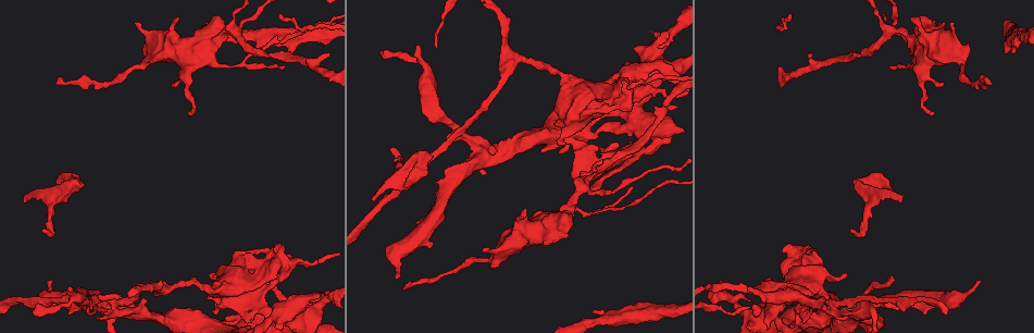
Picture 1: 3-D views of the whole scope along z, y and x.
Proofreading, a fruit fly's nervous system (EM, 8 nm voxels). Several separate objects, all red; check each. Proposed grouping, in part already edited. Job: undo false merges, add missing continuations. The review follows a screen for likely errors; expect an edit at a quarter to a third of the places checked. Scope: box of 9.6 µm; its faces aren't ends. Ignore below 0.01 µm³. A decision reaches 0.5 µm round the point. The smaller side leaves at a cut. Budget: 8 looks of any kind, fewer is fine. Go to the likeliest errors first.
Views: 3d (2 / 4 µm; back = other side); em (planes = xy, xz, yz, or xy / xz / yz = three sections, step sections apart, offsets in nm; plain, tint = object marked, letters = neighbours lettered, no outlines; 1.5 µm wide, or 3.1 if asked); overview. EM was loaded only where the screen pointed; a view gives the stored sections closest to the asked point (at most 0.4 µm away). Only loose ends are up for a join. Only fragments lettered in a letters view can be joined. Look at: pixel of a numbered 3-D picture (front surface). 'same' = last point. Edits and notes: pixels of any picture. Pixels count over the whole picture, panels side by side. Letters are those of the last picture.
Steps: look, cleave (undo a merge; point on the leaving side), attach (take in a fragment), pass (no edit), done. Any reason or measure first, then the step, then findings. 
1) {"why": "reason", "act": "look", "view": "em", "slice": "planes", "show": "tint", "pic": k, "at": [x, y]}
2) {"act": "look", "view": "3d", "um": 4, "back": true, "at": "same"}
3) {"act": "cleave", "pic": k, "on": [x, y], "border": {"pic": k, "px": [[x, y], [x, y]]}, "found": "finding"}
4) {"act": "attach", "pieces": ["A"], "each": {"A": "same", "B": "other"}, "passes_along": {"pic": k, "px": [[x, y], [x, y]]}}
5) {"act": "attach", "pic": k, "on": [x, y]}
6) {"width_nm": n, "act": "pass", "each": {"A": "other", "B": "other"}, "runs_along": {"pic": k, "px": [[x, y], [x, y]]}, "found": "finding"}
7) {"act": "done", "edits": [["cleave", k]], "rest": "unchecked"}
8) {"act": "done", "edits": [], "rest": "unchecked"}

{"why": "an open end", "act": "look", "view": "3d", "um": 2, "pic": 1, "at": [900, 200]}

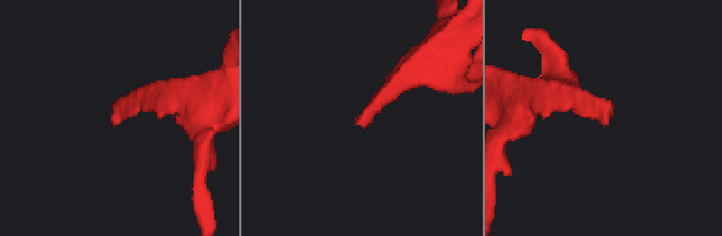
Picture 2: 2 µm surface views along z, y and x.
{"why": "now the EM", "act": "look", "view": "em", "slice": "planes", "show": "letters", "pic": 2, "at": [354, 123]}

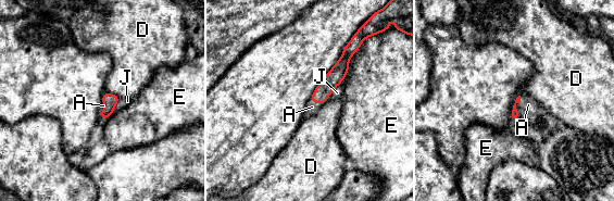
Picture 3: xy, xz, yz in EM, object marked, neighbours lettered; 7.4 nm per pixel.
{"act": "attach", "pieces": ["A"], "each": {"A": "same", "D": "other", "E": "other", "J": "other"}, "passes_along": {"pic": 3, "px": [[514, 113], [515, 107], [528, 104]]}, "found": "it goes on there"}

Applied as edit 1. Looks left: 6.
{"why": "redraw", "act": "look", "view": "overview"}

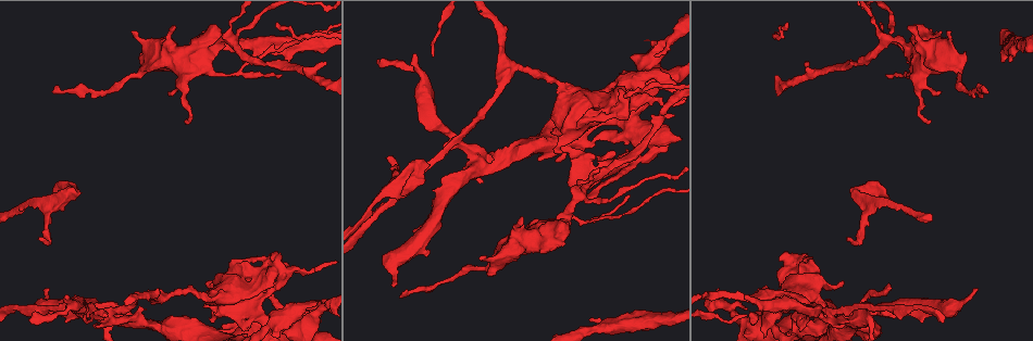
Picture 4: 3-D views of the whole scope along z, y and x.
{"why": "an open end", "act": "look", "view": "em", "slice": "planes", "show": "letters", "pic": 4, "at": [393, 285]}

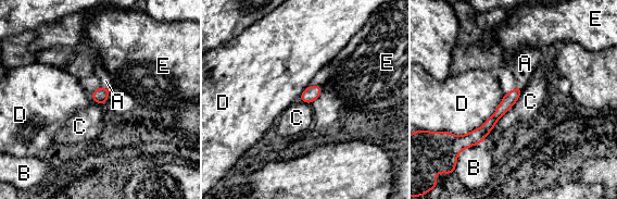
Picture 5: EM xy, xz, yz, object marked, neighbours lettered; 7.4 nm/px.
{"act": "attach", "pieces": ["A"], "each": {"A": "same", "B": "other", "C": "other", "D": "other", "E": "other"}, "passes_along": {"pic": 5, "px": [[100, 96], [106, 89], [105, 81]]}, "found": "it goes on there"}

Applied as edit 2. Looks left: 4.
{"act": "look", "view": "overview"}

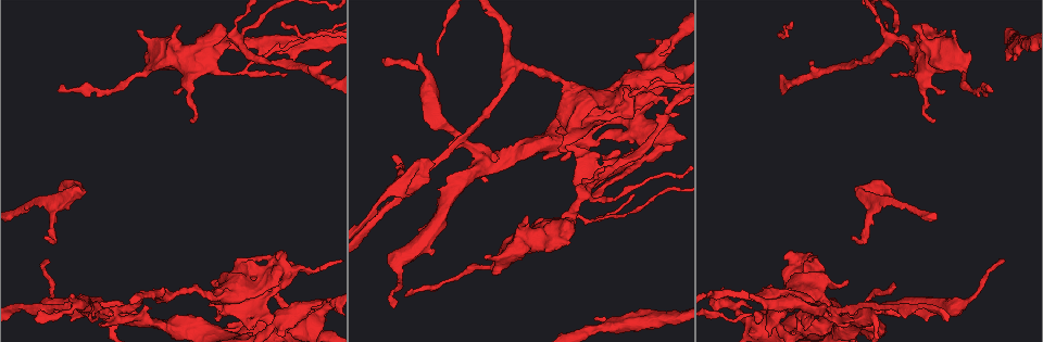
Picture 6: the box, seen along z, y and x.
{"why": "tapers out", "act": "look", "view": "3d", "um": 2, "pic": 6, "at": [189, 119]}

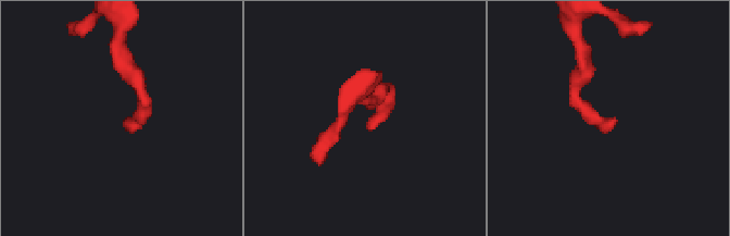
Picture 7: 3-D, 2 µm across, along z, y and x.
{"why": "now the EM", "act": "look", "view": "em", "slice": "planes", "show": "letters", "pic": 7, "at": [372, 131]}

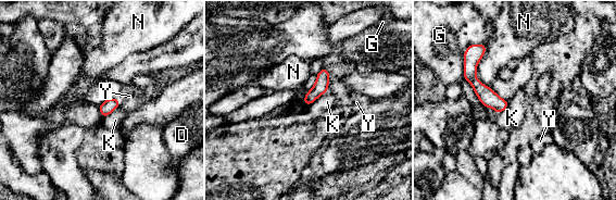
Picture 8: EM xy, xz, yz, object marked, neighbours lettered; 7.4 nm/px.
{"width_nm": 100, "act": "pass", "each": {"D": "other", "G": "other", "K": "other", "N": "other", "Y": "other"}, "runs_along": {"pic": 8, "px": [[479, 53], [472, 79], [500, 109]]}, "found": "none of them fits"}

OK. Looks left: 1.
{"act": "done", "edits": [["attach", 3], ["attach", 5]], "rest": "unchecked"}

